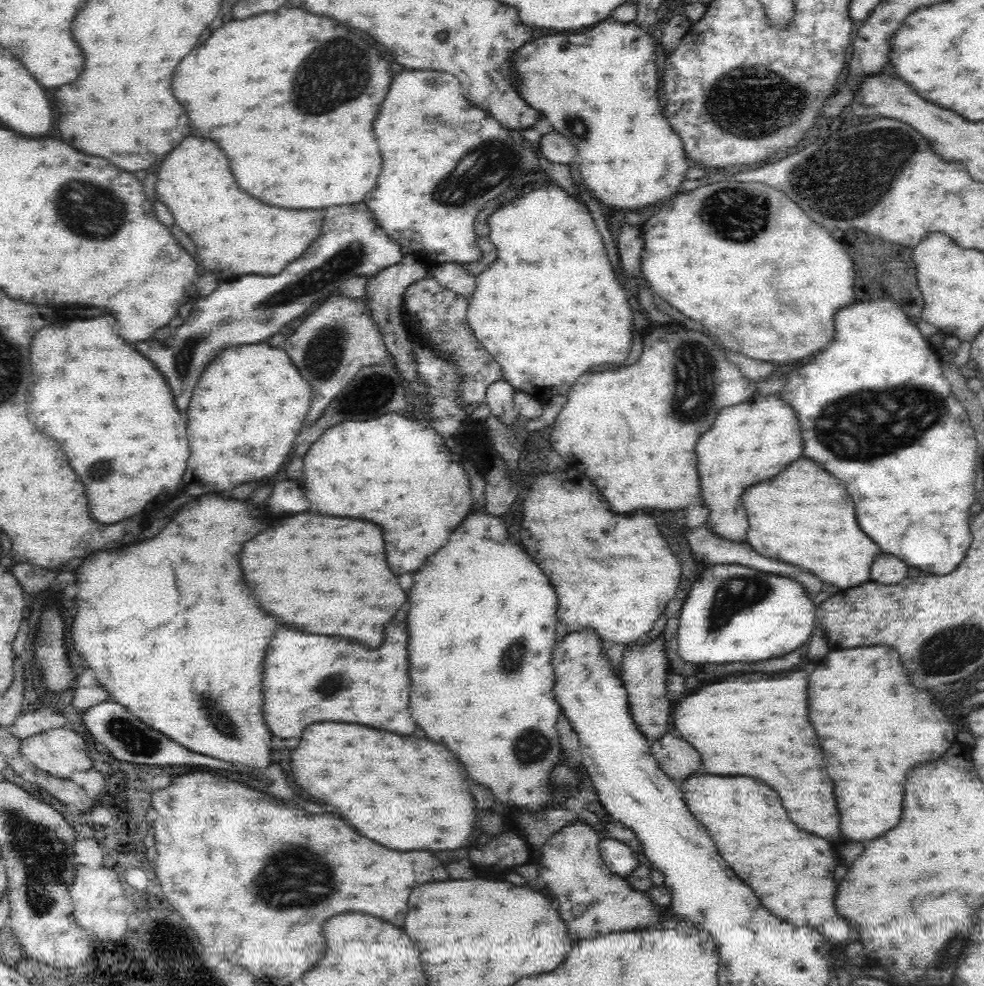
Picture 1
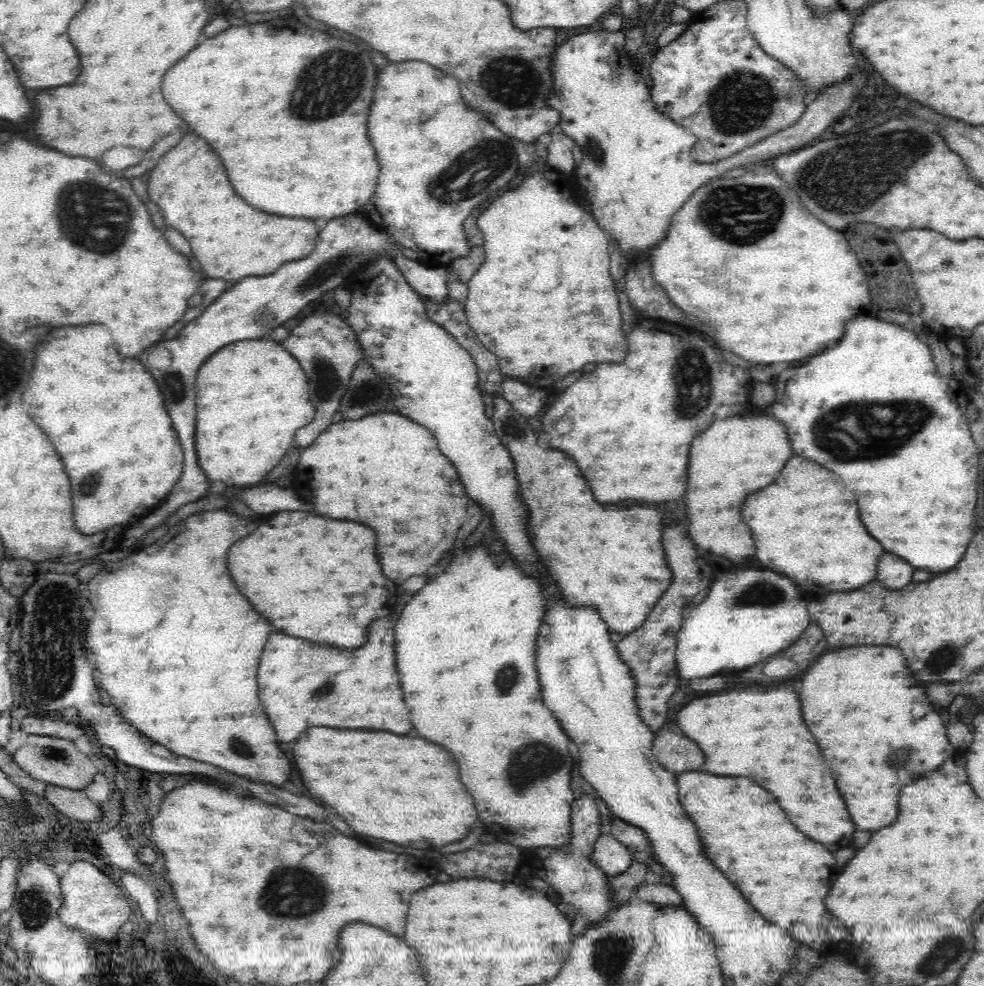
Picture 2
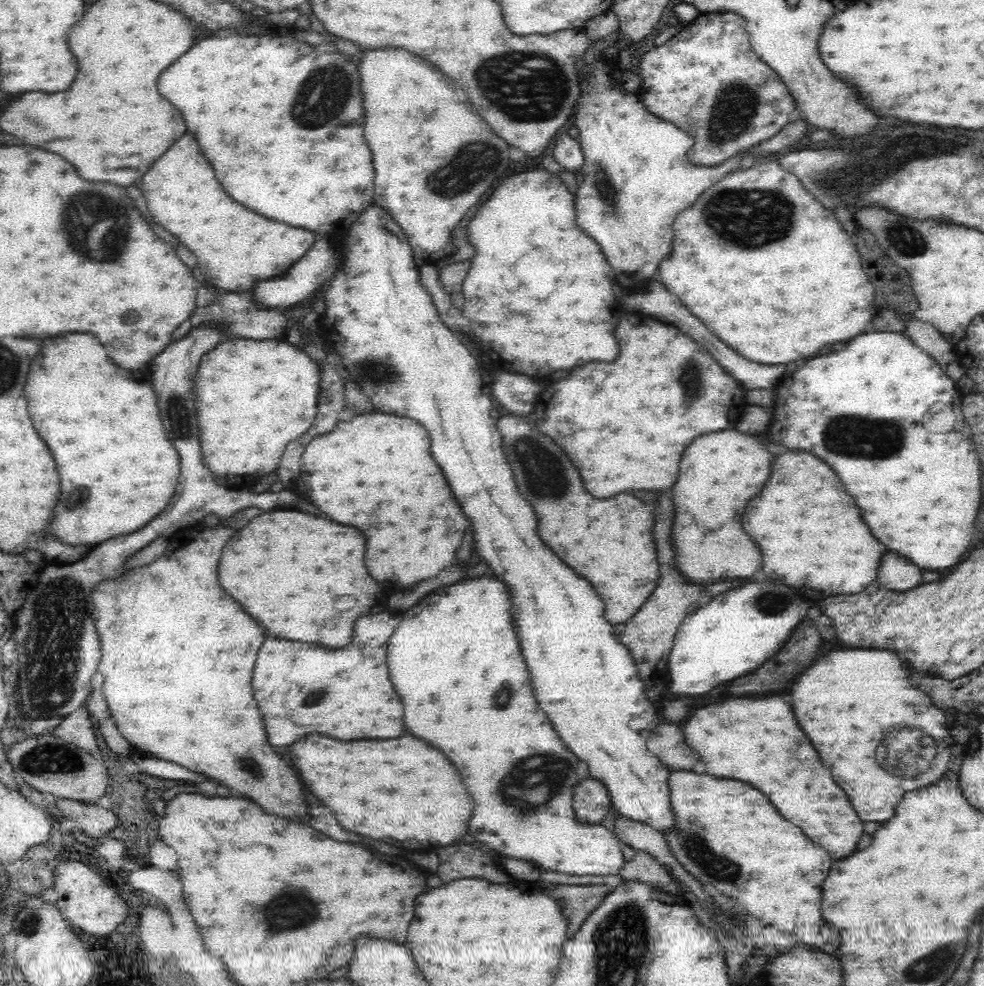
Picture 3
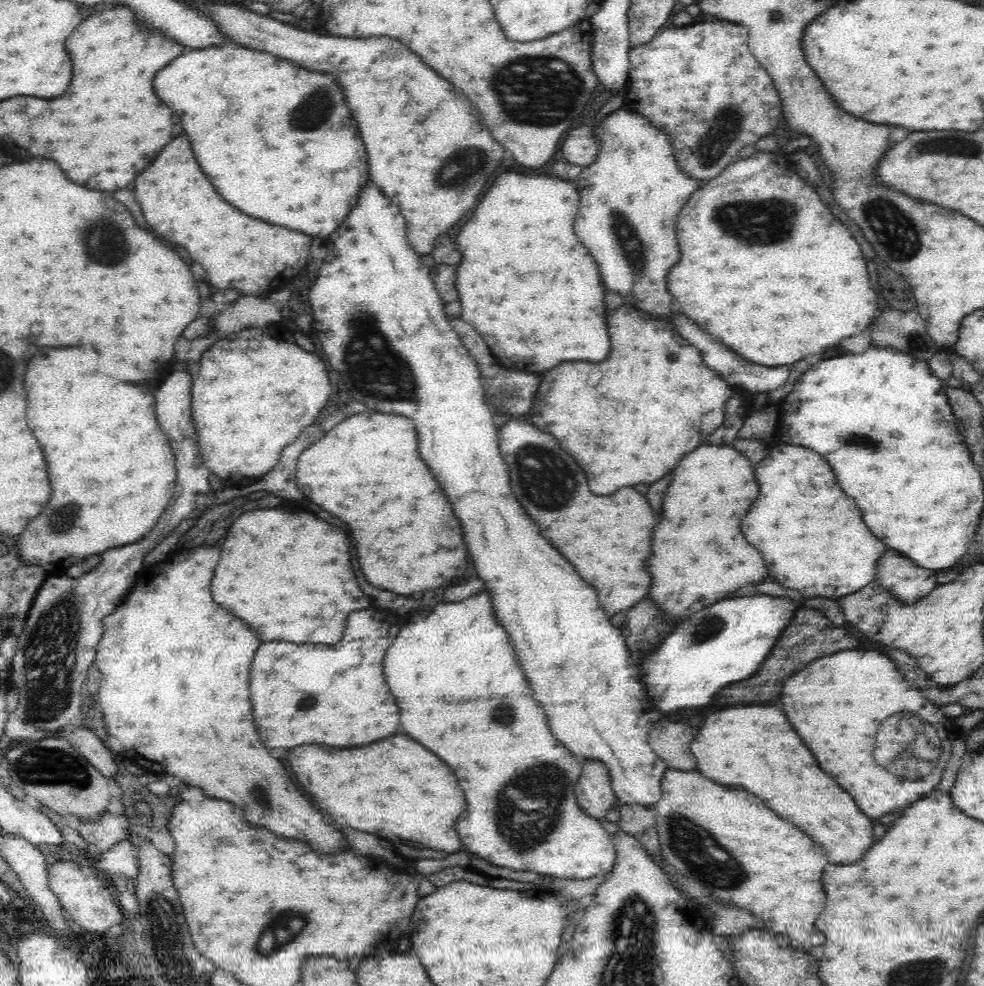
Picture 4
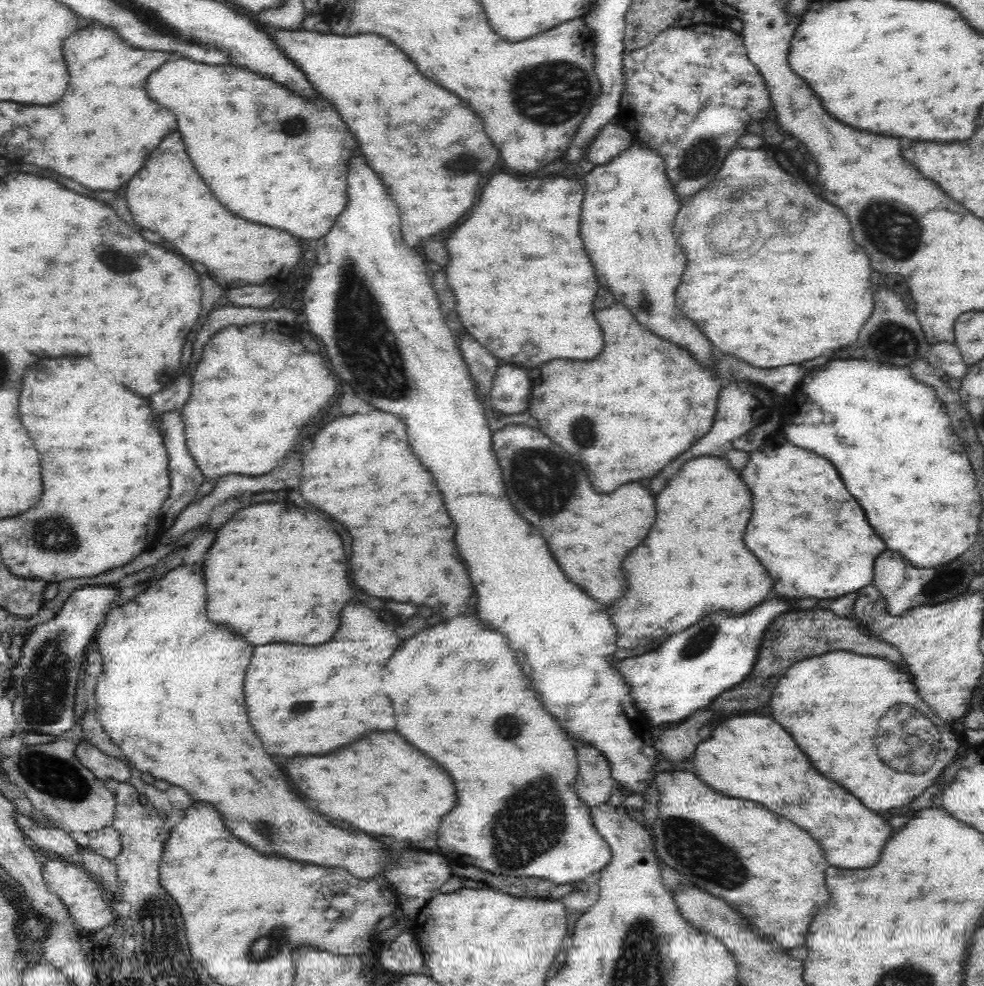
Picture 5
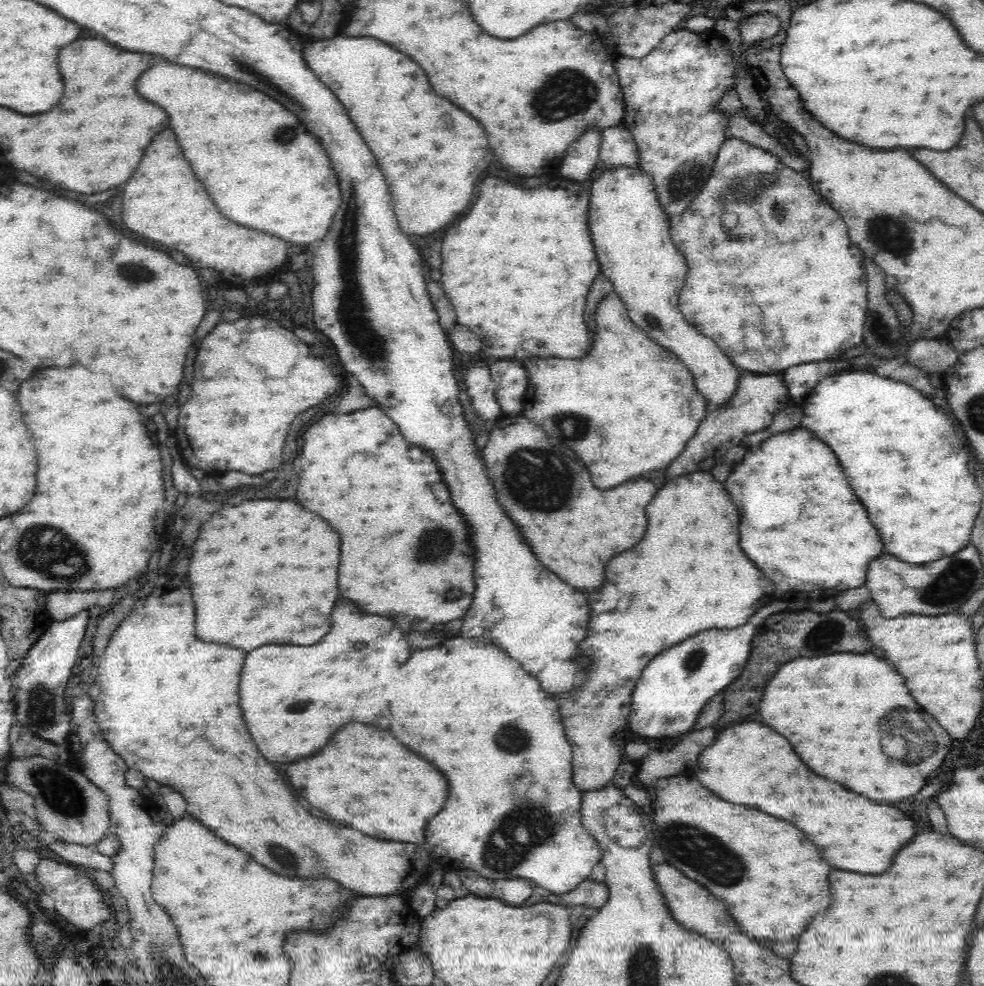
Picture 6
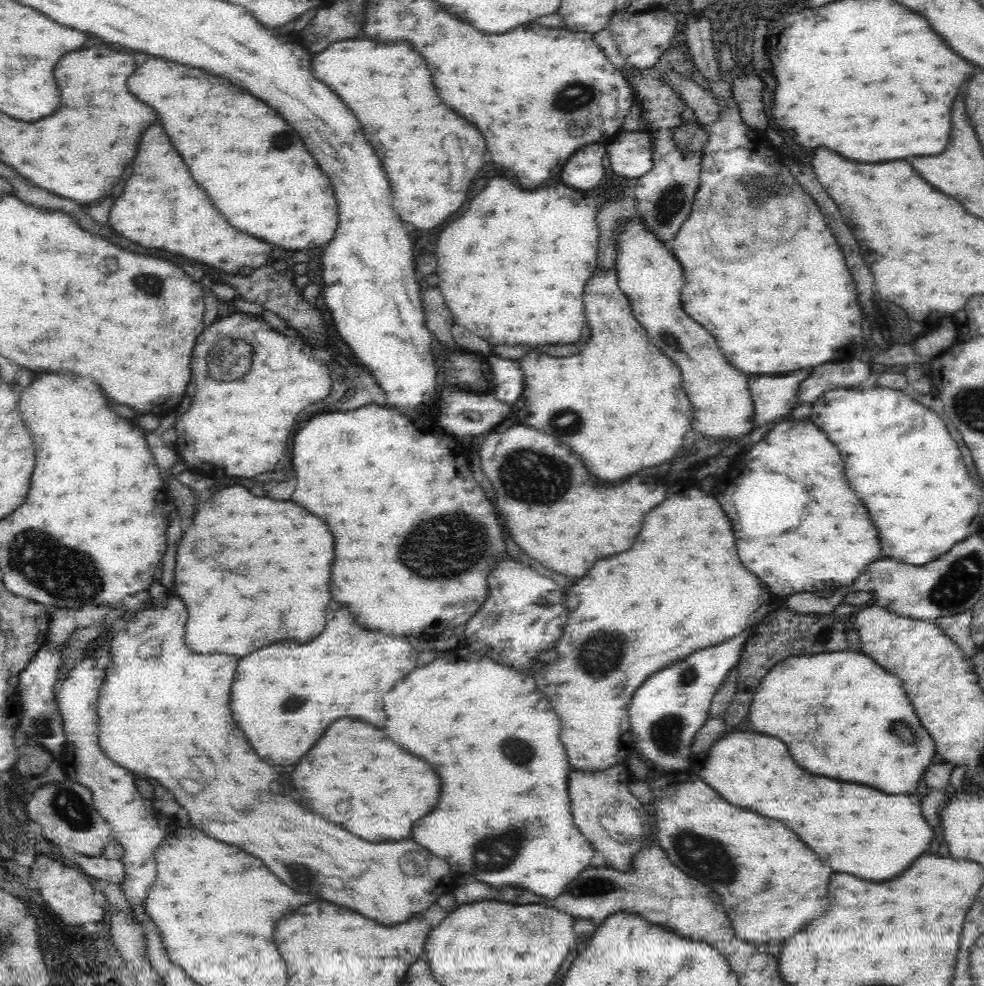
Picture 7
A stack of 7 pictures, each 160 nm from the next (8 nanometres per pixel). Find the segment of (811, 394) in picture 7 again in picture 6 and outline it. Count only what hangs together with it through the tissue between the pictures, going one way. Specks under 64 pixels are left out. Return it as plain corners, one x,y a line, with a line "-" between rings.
820,360
820,362
808,362
808,364
800,364
784,370
782,380
786,380
786,388
794,398
794,402
802,402
808,394
814,392
818,380
844,370
850,370
848,362

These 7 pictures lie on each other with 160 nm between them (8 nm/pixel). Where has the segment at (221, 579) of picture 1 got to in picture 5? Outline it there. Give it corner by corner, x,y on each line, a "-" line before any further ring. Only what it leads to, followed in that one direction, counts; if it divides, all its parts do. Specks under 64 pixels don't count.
200,564
178,566
166,572
164,578
148,579
144,590
108,612
94,638
94,646
103,660
96,686
98,722
140,772
150,772
155,779
188,790
190,798
196,802
214,804
218,812
224,814
222,820
226,828
248,846
256,846
254,850
262,854
306,860
318,866
344,866
356,878
370,878
384,868
388,846
362,832
330,826
322,816
306,808
306,804
290,792
278,764
264,752
248,722
244,702
244,674
254,648
246,644
242,636
234,636
234,632
226,632
226,628
214,628
214,624
206,620
206,586

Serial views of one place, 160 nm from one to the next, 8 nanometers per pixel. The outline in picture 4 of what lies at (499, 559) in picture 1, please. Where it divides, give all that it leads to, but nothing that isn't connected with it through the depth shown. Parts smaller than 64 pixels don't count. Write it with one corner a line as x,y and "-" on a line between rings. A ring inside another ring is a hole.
480,592
472,598
466,598
462,602
444,602
444,604
436,604
434,612
428,616
424,616
422,620
416,622
408,622
396,636
394,644
390,644
386,658
384,658
384,674
386,674
386,682
390,686
390,692
396,696
396,704
400,708
400,724
402,730
418,740
424,748
432,750
442,762
446,762
454,774
458,776
460,786
464,788
466,794
466,810
460,814
456,830
462,838
462,844
468,852
476,854
474,858
478,860
486,860
492,862
494,866
504,866
504,868
512,868
512,870
532,870
538,874
548,874
554,878
578,879
584,880
595,876
607,875
614,868
617,859
616,848
614,848
613,837
602,827
601,821
594,817
586,815
581,807
577,804
574,794
574,784
578,782
581,775
582,761
577,756
572,756
562,744
558,744
558,740
554,738
546,718
546,713
536,700
532,700
533,692
528,688
529,683
524,672
520,670
517,656
515,655
509,634
500,626
500,623
494,618
492,608
490,608
490,596
488,592
-
548,766
554,768
554,772
528,772
538,770

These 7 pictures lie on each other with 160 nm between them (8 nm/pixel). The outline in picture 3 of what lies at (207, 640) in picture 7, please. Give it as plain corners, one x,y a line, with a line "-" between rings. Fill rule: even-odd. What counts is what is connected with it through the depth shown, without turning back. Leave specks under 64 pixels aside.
276,510
254,518
246,528
236,532
222,552
218,576
222,588
266,630
266,636
298,642
320,642
328,648
344,648
354,638
356,620
370,614
374,608
364,602
380,602
380,594
384,596
384,590
366,572
364,550
366,540
362,532
352,526
342,526
338,522
296,510
-
342,596
352,596
356,602
348,602
348,606
358,604
358,608
338,612
336,602
340,602

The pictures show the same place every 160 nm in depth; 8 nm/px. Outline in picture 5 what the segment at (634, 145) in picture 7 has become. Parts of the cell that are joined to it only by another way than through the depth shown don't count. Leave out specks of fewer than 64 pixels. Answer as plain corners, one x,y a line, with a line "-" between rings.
610,122
602,126
601,131
586,144
585,156
588,162
595,165
602,165
610,162
614,156
618,156
625,148
630,148
633,136
624,126

